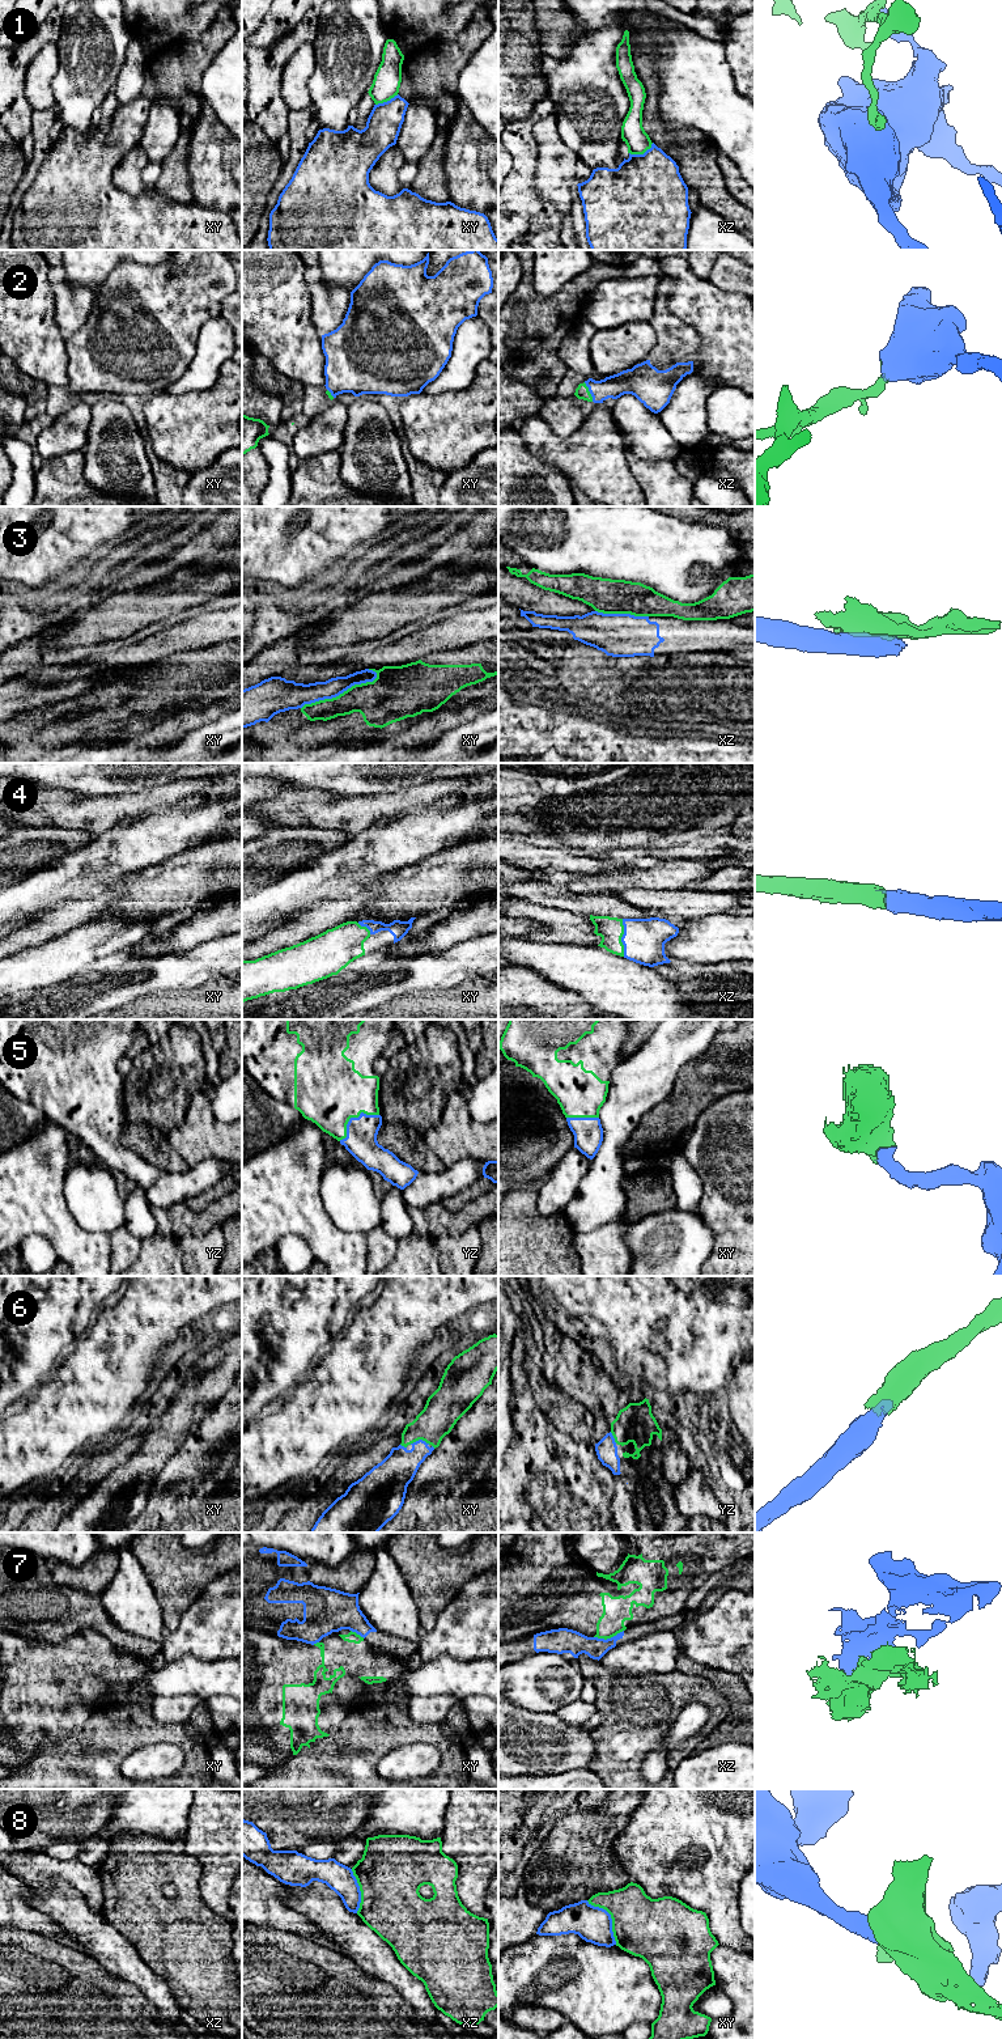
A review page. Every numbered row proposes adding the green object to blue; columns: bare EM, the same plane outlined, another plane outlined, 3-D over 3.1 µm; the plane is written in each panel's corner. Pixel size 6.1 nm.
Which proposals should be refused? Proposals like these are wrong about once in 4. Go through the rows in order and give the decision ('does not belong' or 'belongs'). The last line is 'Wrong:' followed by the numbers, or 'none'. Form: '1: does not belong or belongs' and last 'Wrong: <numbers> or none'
1: does not belong
2: belongs
3: does not belong
4: belongs
5: belongs
6: belongs
7: does not belong
8: does not belong
Wrong: 1, 3, 7, 8

